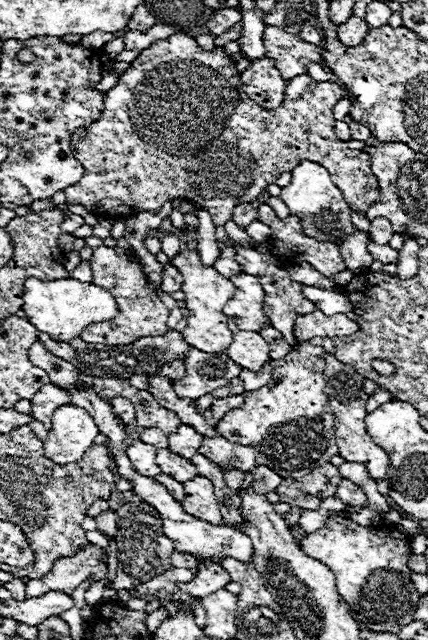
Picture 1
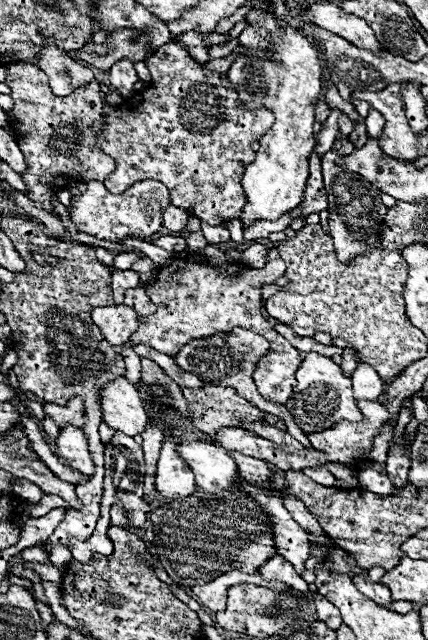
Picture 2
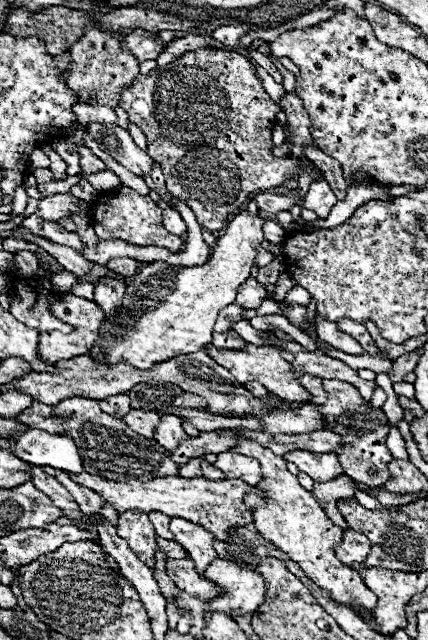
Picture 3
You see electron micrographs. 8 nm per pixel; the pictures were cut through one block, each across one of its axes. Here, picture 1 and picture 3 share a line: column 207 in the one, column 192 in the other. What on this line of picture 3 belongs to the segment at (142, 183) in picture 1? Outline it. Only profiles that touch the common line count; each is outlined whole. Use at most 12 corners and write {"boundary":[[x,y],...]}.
{"boundary":[[184,52],[120,90],[170,194],[224,228],[298,176],[238,52]]}

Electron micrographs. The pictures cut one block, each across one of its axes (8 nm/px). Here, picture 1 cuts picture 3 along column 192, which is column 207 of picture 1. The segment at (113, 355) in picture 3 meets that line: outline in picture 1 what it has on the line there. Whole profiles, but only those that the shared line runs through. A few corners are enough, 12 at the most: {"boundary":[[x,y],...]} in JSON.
{"boundary":[[198,252],[170,264],[184,278],[184,340],[204,352],[232,342],[224,304],[236,286]]}

